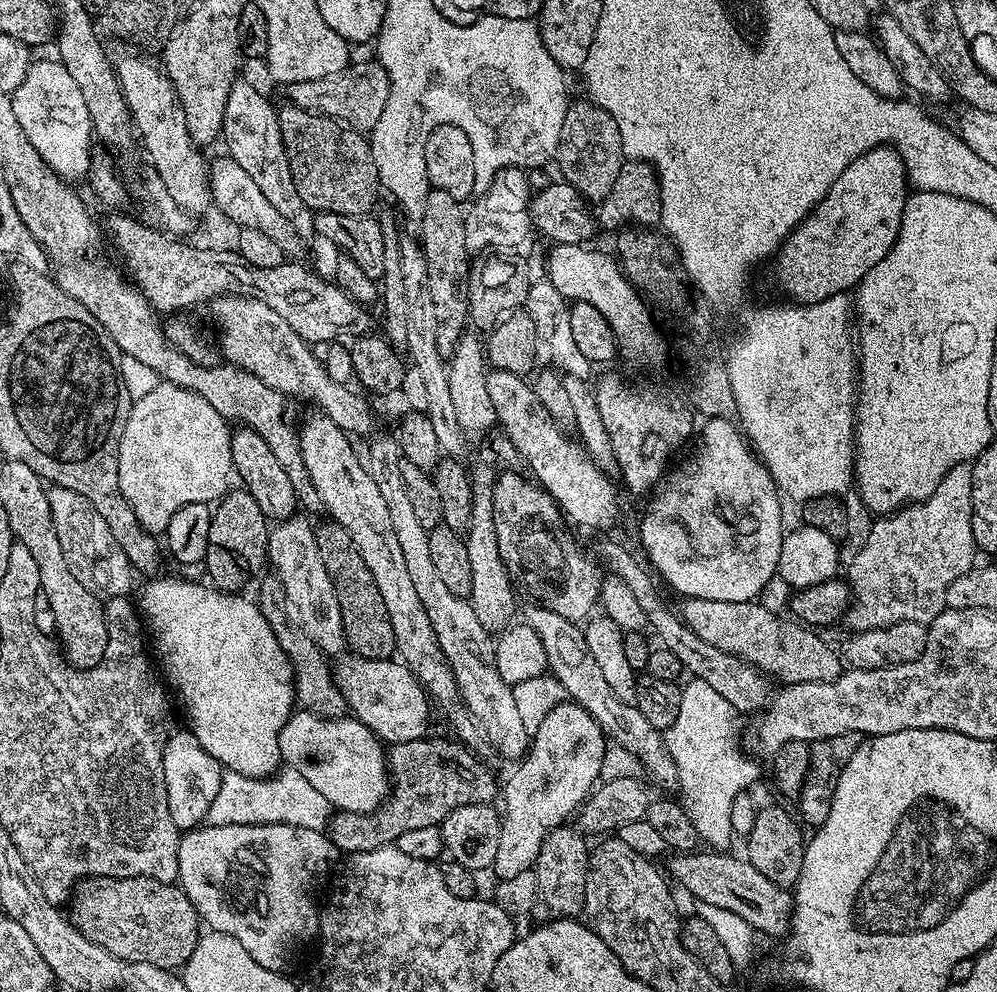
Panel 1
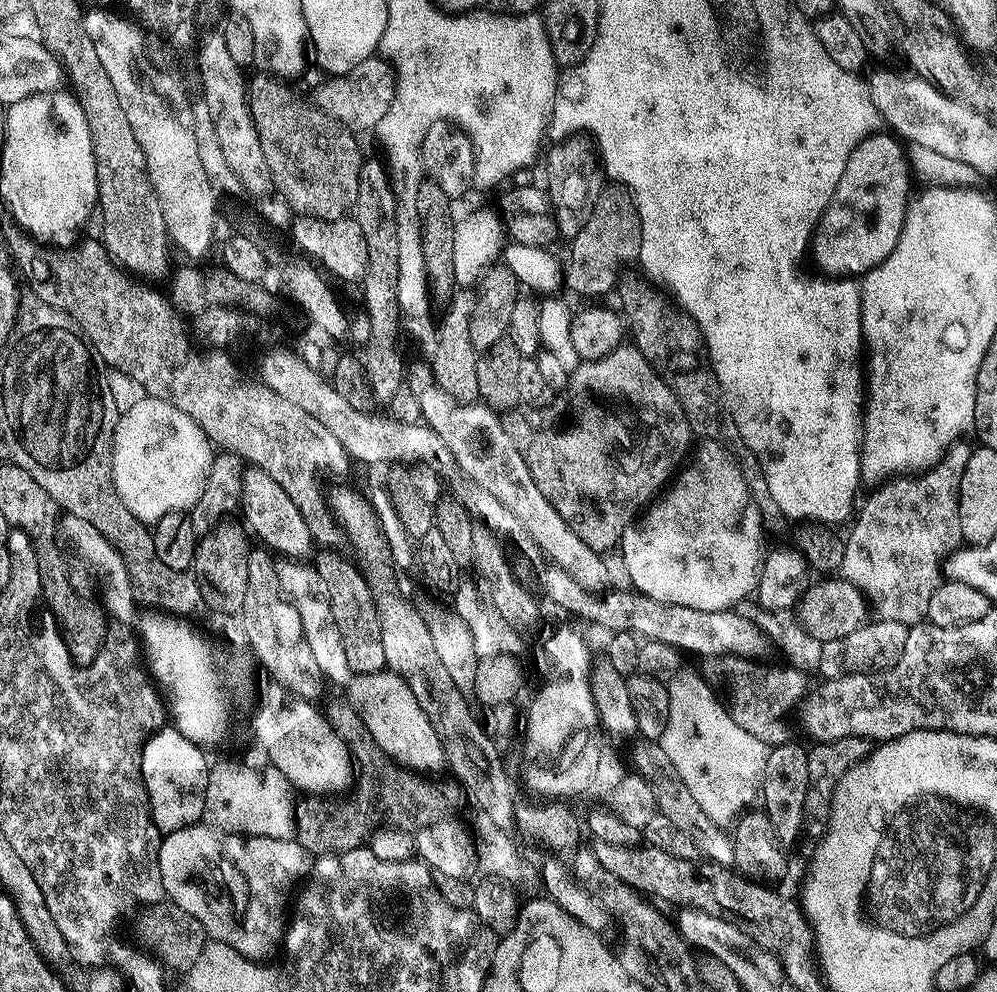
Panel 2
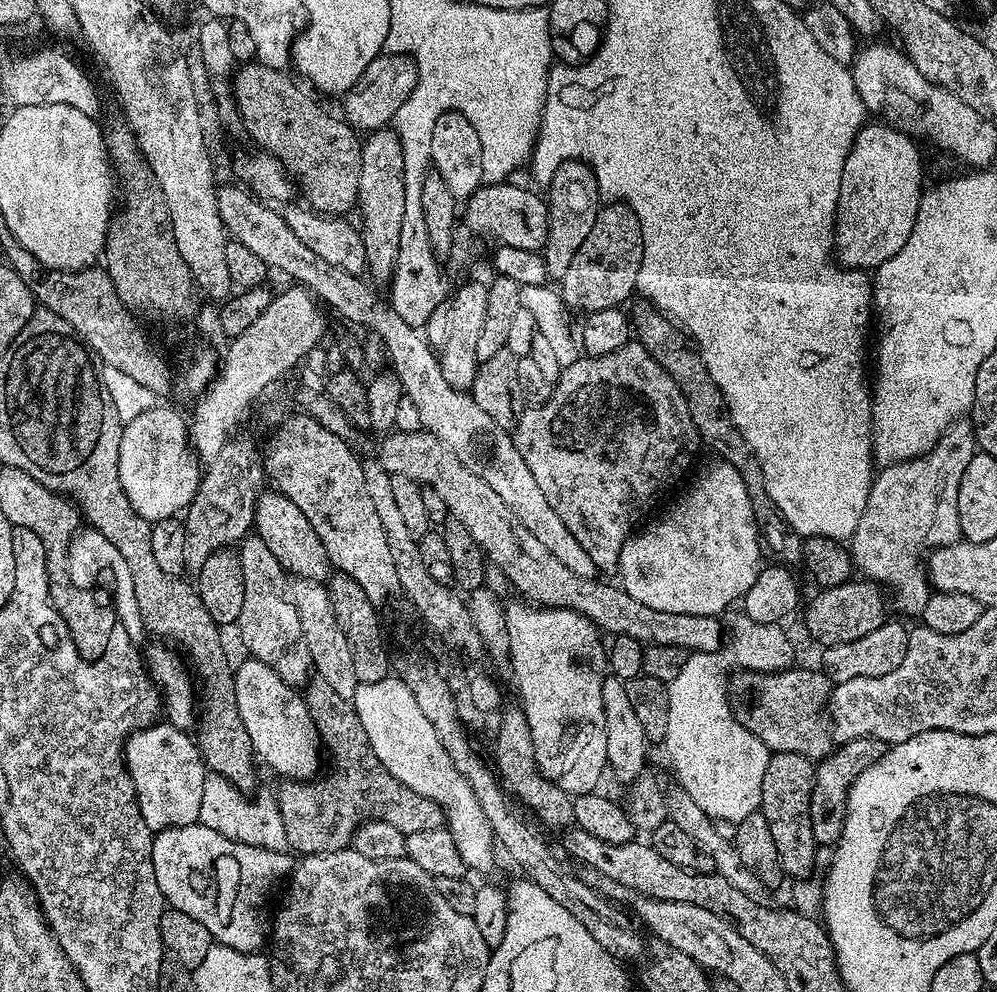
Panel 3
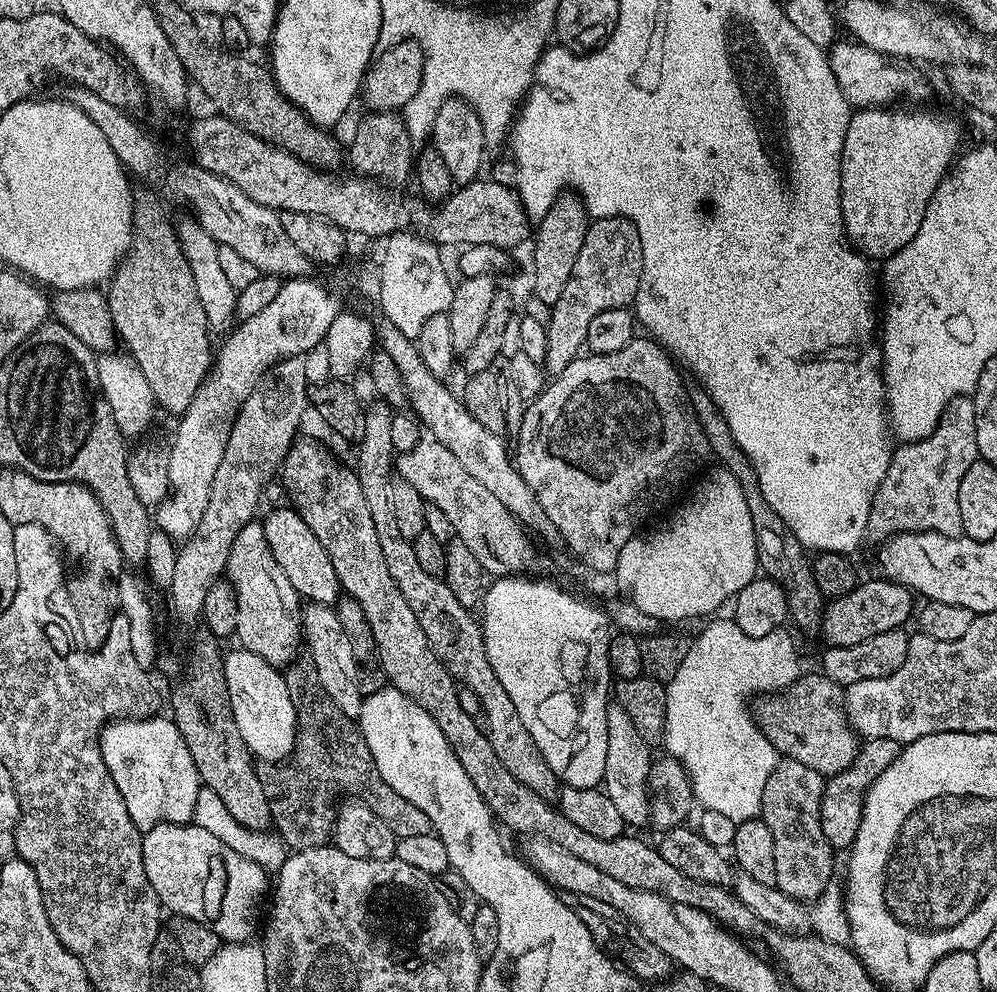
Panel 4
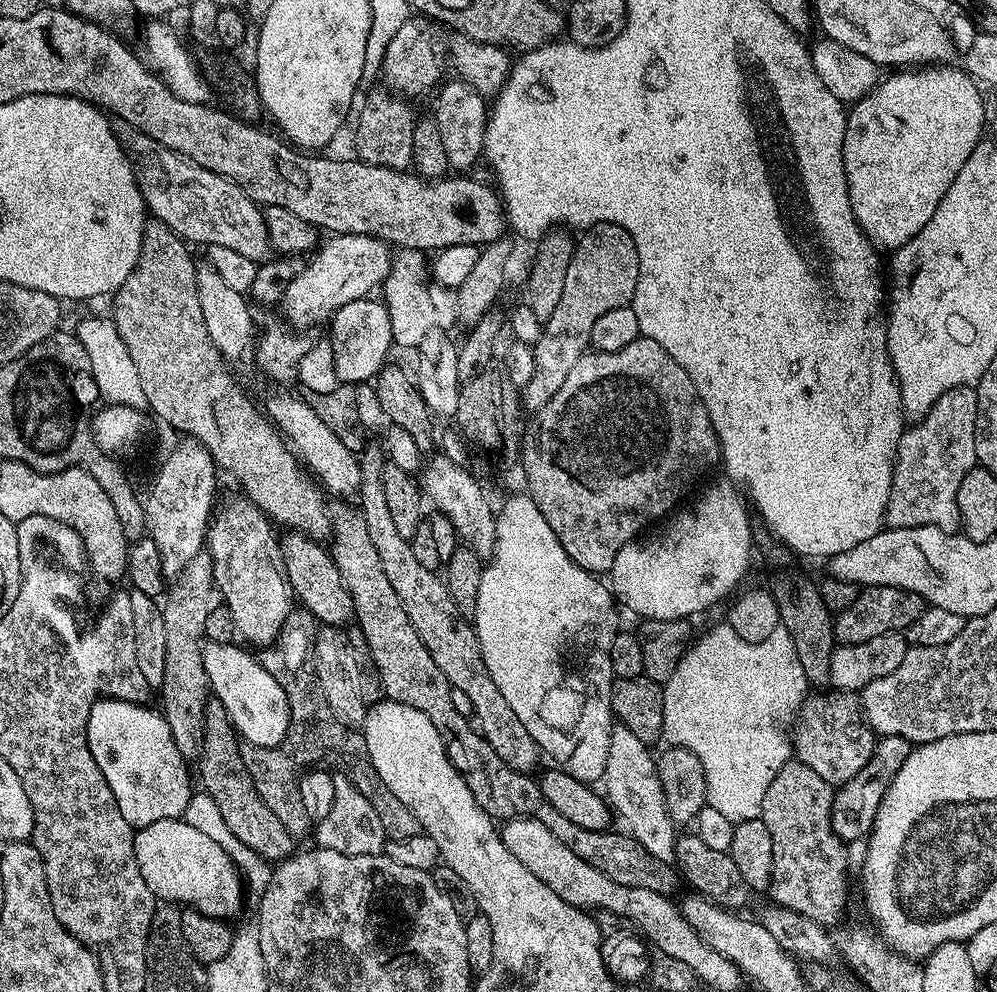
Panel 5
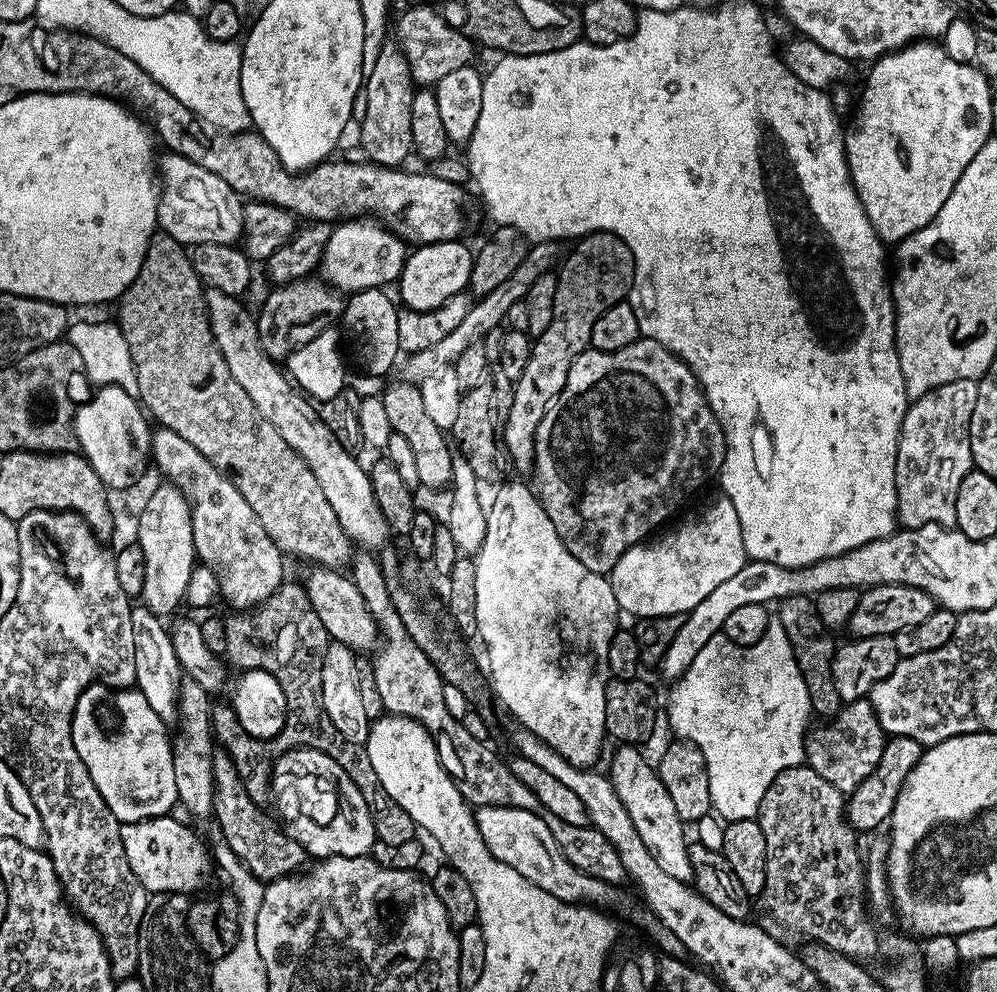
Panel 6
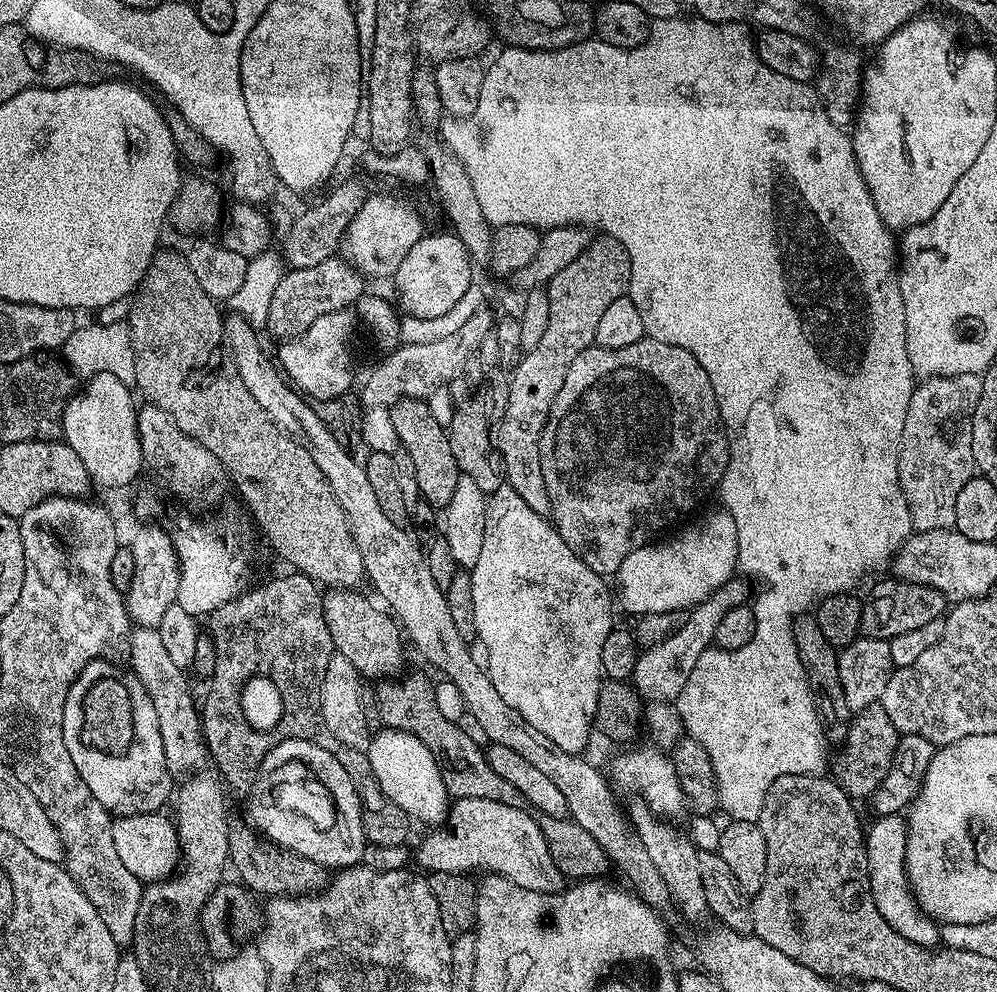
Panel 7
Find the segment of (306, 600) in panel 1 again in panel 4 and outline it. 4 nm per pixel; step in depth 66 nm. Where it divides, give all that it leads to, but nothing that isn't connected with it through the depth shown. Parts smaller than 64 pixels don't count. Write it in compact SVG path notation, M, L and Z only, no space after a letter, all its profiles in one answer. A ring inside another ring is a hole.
M305 603L302 608L302 640L306 650L308 646L308 652L312 655L310 664L318 674L318 682L322 684L331 701L345 716L359 717L364 701L358 686L360 665L356 663L354 646L346 630L342 630L342 622L338 622L335 607L327 604Z

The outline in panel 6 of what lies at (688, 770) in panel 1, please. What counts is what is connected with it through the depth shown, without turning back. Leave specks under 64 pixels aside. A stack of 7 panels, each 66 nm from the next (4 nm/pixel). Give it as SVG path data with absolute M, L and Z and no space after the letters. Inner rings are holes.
M778 622L767 625L759 639L747 646L723 634L711 637L698 655L704 656L704 676L688 680L682 674L671 685L671 735L694 742L702 754L708 752L712 812L724 822L755 820L770 782L782 770L799 768L806 760L800 753L800 732L808 735L808 719L813 719L814 713L802 670L794 662L790 638Z

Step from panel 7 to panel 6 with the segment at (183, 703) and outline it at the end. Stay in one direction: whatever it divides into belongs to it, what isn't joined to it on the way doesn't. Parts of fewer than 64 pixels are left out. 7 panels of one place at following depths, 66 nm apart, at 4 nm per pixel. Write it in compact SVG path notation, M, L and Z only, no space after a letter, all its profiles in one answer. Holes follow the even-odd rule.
M143 606L133 607L132 621L134 622L134 674L136 675L135 689L150 702L150 710L162 718L169 726L176 722L176 701L180 698L180 681L182 669L174 654L171 631L165 621L156 613Z

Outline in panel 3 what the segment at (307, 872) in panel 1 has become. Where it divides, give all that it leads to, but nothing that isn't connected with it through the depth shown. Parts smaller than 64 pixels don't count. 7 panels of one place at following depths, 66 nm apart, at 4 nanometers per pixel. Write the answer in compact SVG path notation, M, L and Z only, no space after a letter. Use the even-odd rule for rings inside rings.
M199 822L167 828L152 838L155 877L167 907L202 922L215 943L239 952L259 953L265 947L266 924L260 921L260 907L264 895L291 873L291 858L284 850L239 844Z

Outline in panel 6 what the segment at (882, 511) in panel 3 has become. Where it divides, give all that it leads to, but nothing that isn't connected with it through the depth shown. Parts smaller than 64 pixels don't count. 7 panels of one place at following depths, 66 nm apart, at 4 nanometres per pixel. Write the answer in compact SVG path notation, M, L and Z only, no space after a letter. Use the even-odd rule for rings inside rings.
M955 380L915 397L909 403L906 418L902 418L896 455L896 514L901 525L936 523L955 529L954 502L958 502L958 486L962 486L962 478L974 468L970 454L970 418L974 414L974 402L978 402L977 381Z

